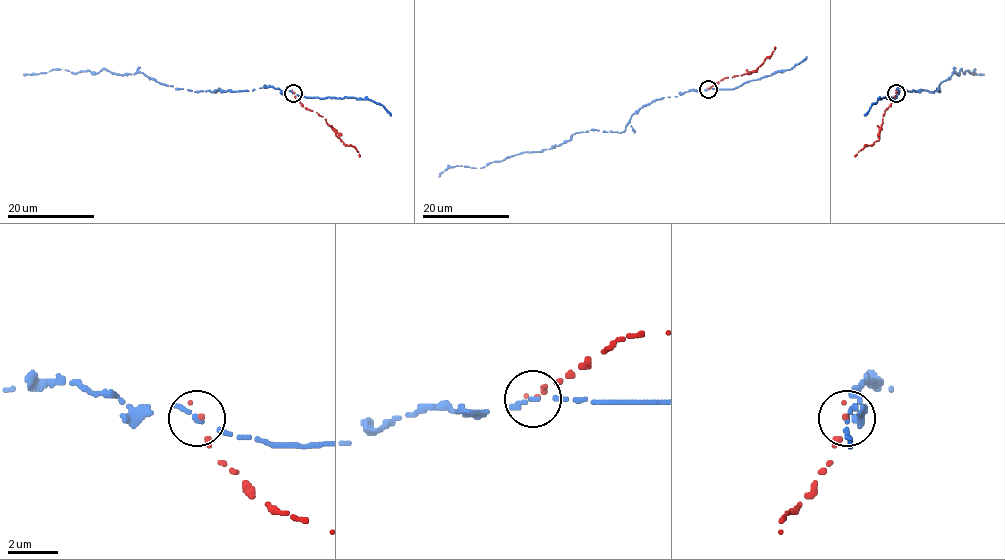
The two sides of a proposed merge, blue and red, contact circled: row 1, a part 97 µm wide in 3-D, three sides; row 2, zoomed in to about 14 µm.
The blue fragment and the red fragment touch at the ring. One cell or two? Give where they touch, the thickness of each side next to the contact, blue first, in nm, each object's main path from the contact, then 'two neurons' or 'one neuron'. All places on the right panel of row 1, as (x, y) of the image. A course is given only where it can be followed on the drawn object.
(896, 93) | 220/140 nm | blue via (896, 93), (898, 86), (939, 92), (940, 83), (961, 69), (984, 74) | red via (896, 93), (883, 116), (879, 139), (863, 146), (855, 156) | two neurons

